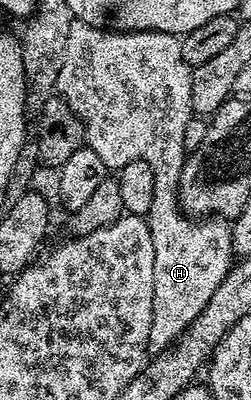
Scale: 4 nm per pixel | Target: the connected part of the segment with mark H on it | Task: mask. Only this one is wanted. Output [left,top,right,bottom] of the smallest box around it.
[56,20,234,351]

